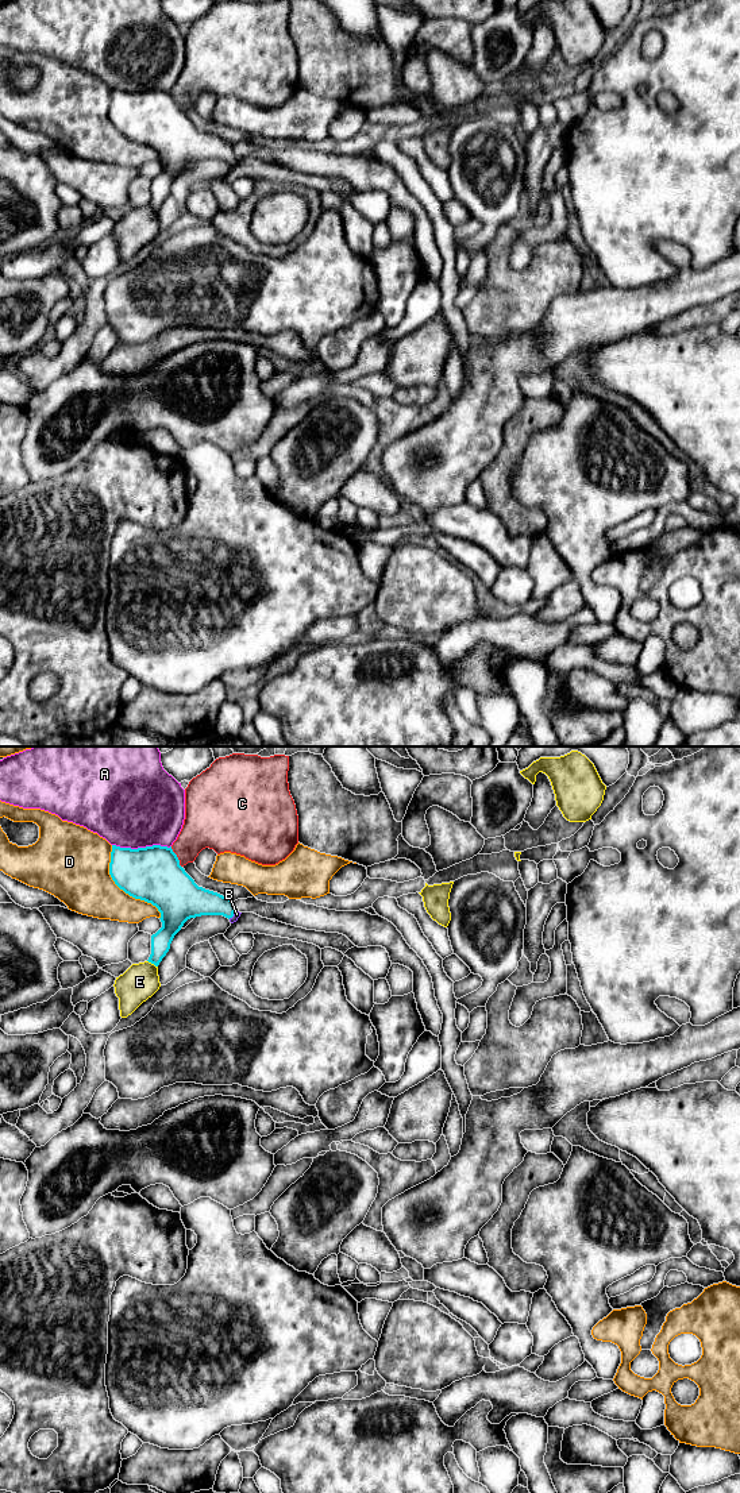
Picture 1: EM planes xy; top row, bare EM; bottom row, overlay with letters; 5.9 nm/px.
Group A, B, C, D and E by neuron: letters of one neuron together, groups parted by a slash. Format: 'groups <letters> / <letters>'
groups A / B / C / D / E

